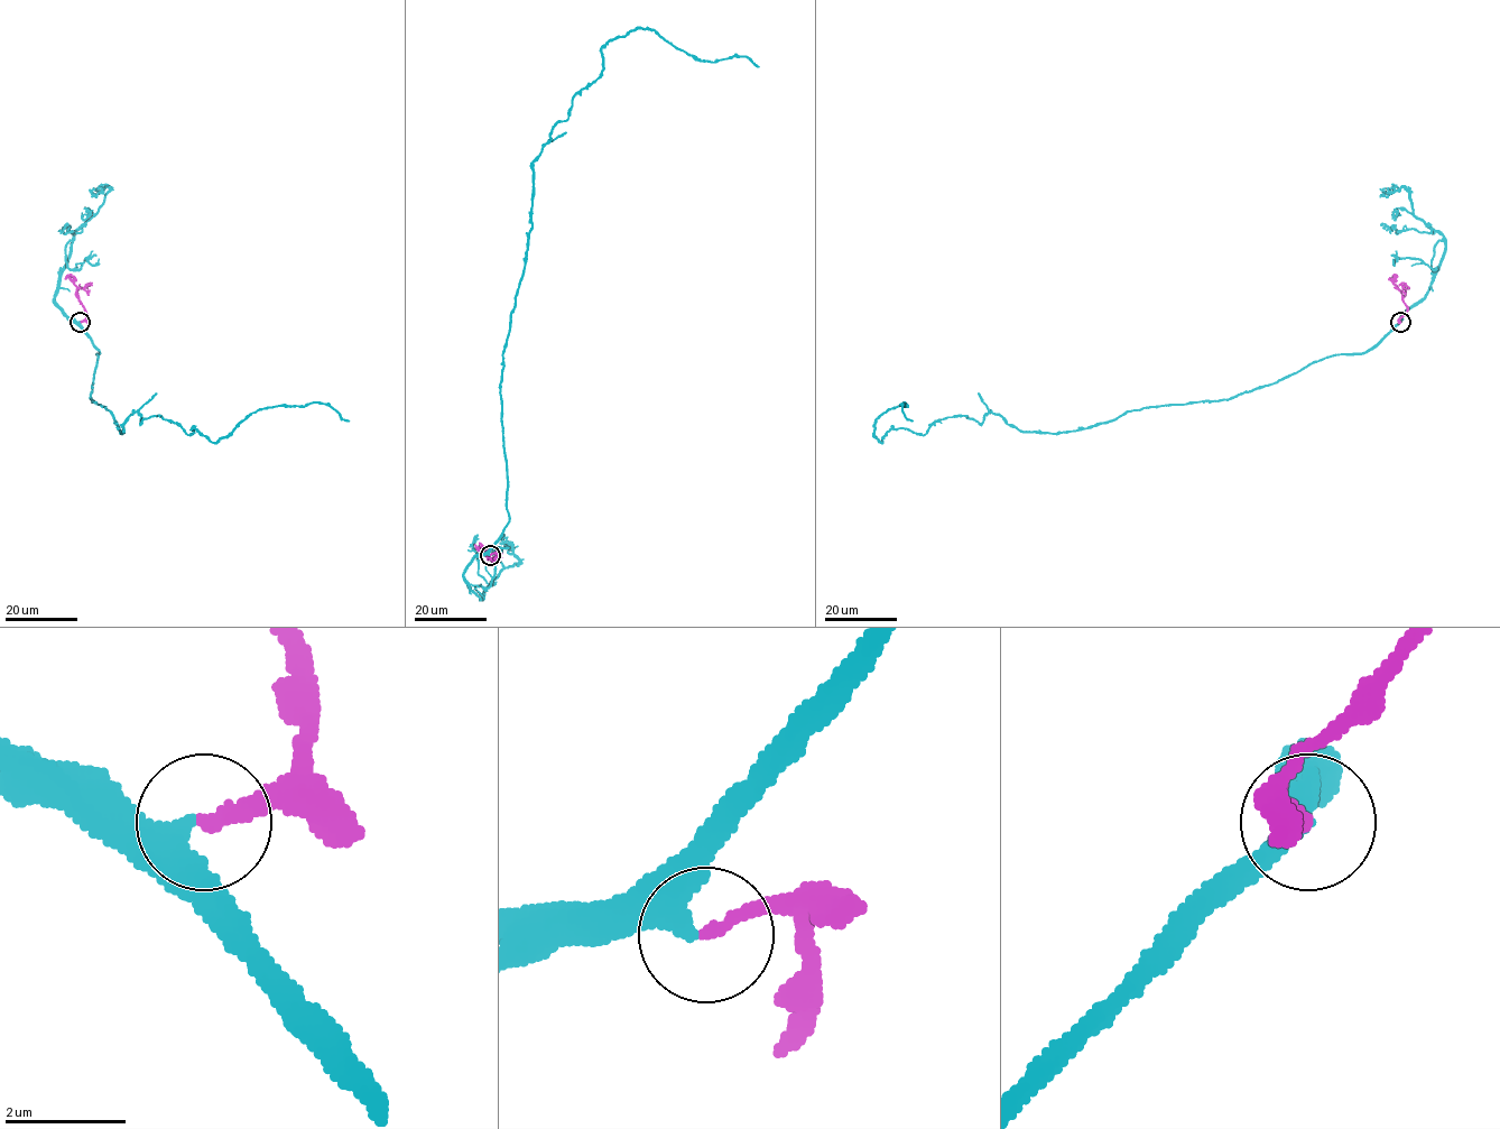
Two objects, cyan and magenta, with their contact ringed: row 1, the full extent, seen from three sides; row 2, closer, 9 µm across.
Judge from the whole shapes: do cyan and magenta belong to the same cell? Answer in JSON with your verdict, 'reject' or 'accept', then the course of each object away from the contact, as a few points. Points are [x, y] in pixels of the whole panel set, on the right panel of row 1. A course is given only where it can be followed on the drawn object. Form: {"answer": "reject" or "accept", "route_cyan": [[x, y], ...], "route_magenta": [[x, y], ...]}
{"answer": "accept", "route_cyan": [[1400, 322], [1367, 351], [1229, 398], [1086, 428], [1020, 432], [988, 412], [874, 435], [905, 403], [911, 420]], "route_magenta": [[1400, 322], [1407, 307], [1401, 292], [1392, 281], [1396, 276], [1390, 279]]}

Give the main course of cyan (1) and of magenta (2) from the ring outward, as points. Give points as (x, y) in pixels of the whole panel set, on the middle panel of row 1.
1: (490, 554), (509, 520), (500, 383), (533, 162), (600, 76), (601, 48), (630, 31), (759, 66)
2: (490, 554), (496, 555), (494, 561), (485, 555), (483, 546), (480, 549), (474, 545)

